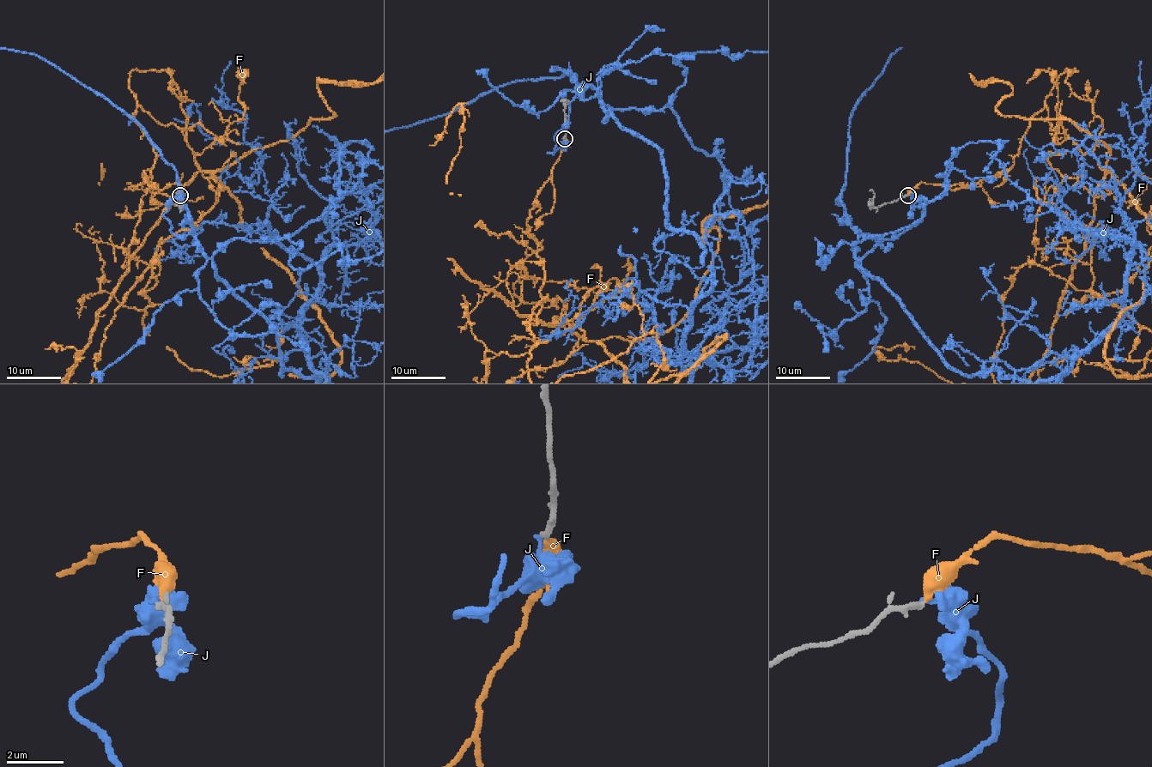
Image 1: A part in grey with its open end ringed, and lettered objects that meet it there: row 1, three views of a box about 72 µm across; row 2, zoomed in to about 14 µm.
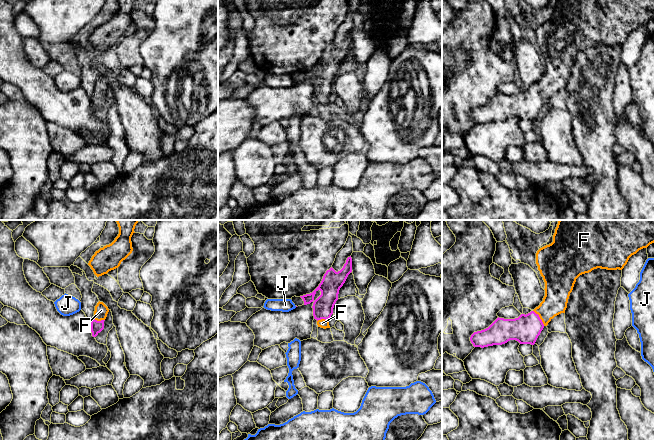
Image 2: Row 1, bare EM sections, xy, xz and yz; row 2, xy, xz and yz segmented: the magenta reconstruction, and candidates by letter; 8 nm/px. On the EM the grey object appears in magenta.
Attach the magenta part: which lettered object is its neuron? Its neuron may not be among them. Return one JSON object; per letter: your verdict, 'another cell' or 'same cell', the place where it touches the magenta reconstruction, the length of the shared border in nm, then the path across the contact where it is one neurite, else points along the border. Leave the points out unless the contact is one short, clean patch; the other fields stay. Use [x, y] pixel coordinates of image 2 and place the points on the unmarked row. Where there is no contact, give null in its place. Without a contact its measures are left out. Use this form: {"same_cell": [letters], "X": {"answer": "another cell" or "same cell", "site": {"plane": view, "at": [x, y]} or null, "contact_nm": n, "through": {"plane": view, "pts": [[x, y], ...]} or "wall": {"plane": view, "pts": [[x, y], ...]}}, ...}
{"same_cell": ["F"], "F": {"answer": "same cell", "site": {"plane": "yz", "at": [539, 94]}, "contact_nm": 160, "through": {"plane": "yz", "pts": [[525, 105], [539, 94], [554, 79], [557, 69]]}}, "J": {"answer": "another cell", "site": null}}

